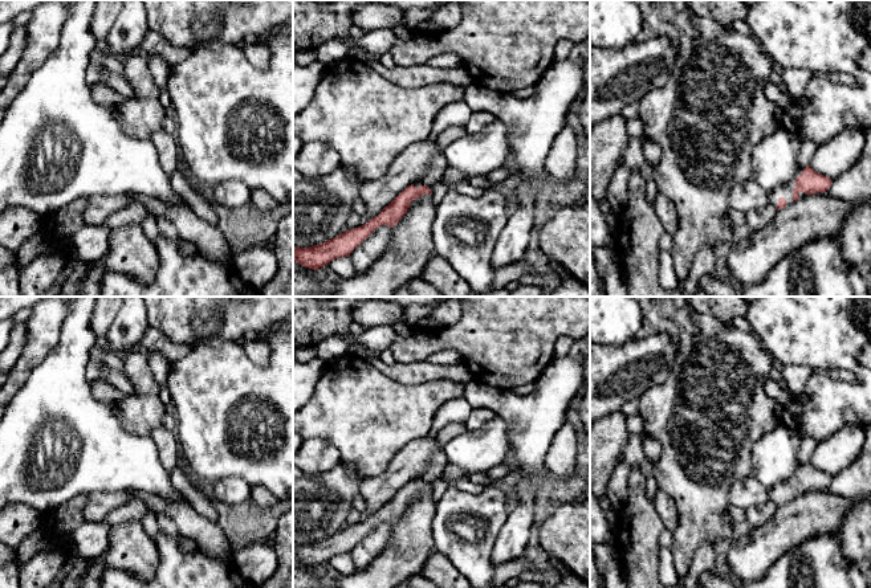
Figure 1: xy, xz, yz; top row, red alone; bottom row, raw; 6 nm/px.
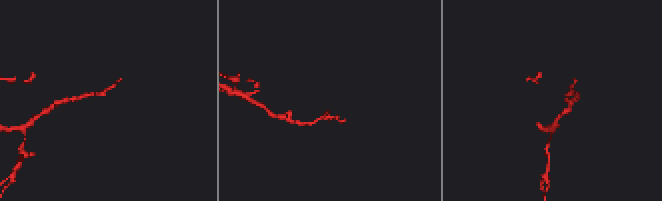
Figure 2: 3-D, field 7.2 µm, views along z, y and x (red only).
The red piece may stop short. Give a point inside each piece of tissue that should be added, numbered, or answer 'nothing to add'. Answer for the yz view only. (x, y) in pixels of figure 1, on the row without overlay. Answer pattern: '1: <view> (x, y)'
1: yz (785, 488)

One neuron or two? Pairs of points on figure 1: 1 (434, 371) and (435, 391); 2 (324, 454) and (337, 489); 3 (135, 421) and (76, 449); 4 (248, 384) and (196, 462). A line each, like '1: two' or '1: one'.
1: two
2: two
3: two
4: one

